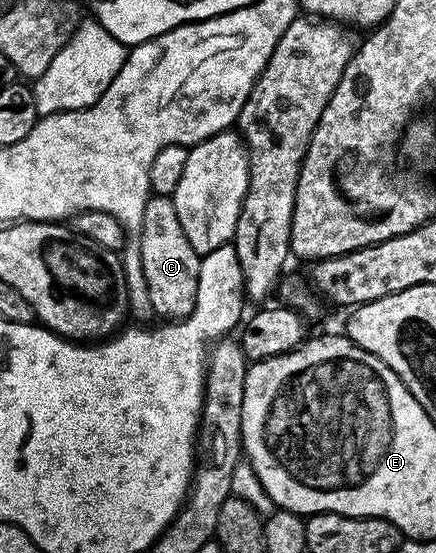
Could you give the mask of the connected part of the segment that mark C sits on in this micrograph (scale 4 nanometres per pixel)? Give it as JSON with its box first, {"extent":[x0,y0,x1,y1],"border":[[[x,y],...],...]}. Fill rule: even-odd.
{"extent":[141,195,201,322],"border":[[[150,195],[143,210],[141,257],[143,274],[147,277],[147,294],[151,294],[154,313],[169,322],[191,315],[199,290],[201,257],[191,248],[170,197]]]}

